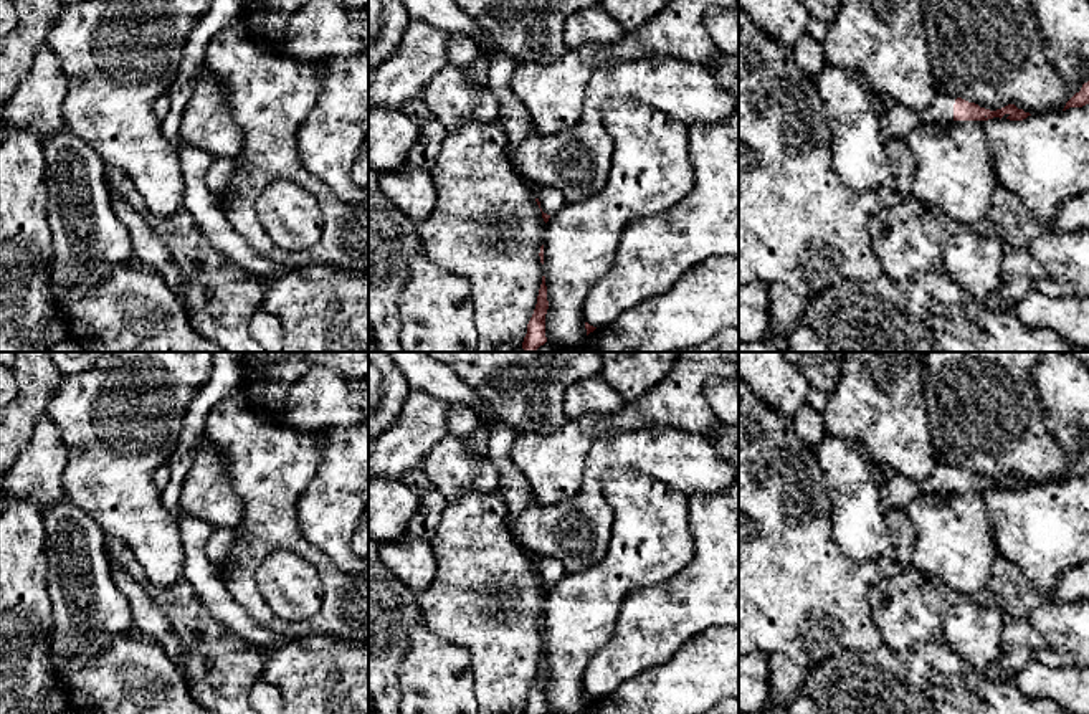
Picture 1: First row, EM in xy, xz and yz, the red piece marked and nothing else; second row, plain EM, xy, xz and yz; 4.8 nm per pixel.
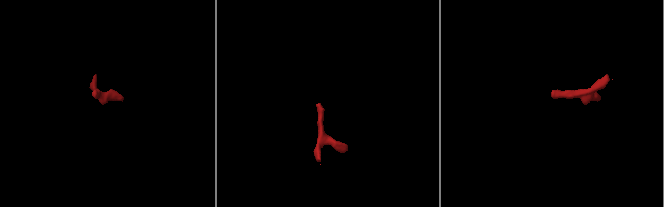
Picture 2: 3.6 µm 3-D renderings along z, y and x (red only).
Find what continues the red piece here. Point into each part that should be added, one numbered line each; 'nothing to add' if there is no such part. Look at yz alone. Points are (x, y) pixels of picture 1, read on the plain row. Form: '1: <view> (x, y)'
1: yz (941, 480)

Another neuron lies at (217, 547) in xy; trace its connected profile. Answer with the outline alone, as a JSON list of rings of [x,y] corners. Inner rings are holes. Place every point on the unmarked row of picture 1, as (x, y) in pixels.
[[[213,529],[205,545],[205,552],[210,562],[216,567],[226,559],[230,545],[233,542],[233,534],[233,529]]]

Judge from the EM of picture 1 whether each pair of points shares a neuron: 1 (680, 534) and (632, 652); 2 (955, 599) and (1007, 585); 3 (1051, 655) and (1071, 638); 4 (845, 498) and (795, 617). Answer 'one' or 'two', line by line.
1: two
2: one
3: one
4: two

